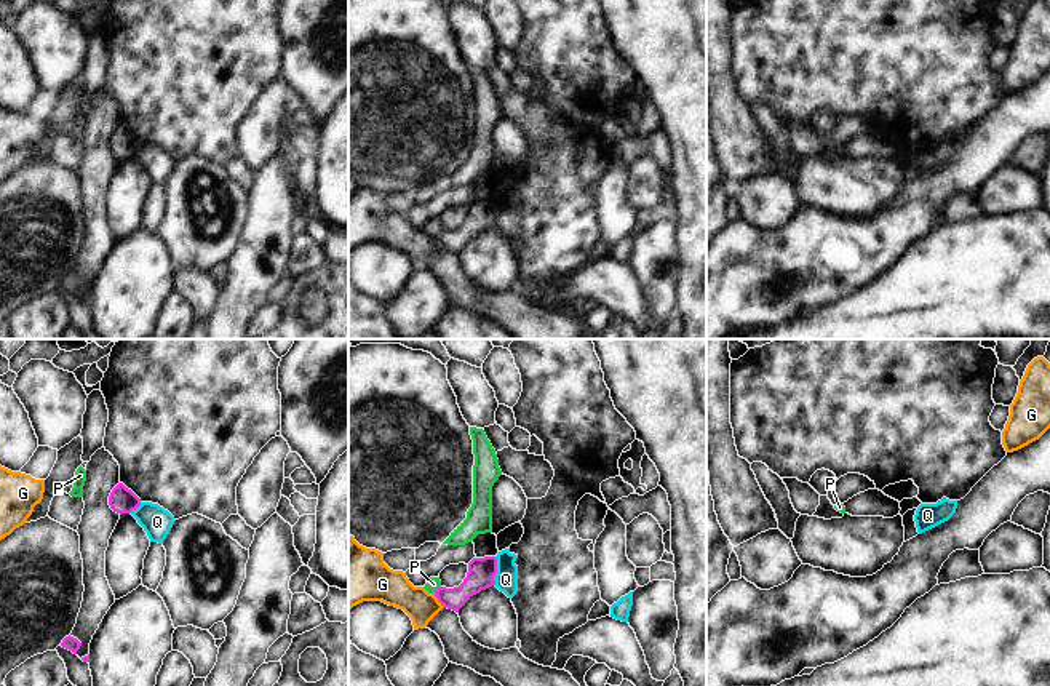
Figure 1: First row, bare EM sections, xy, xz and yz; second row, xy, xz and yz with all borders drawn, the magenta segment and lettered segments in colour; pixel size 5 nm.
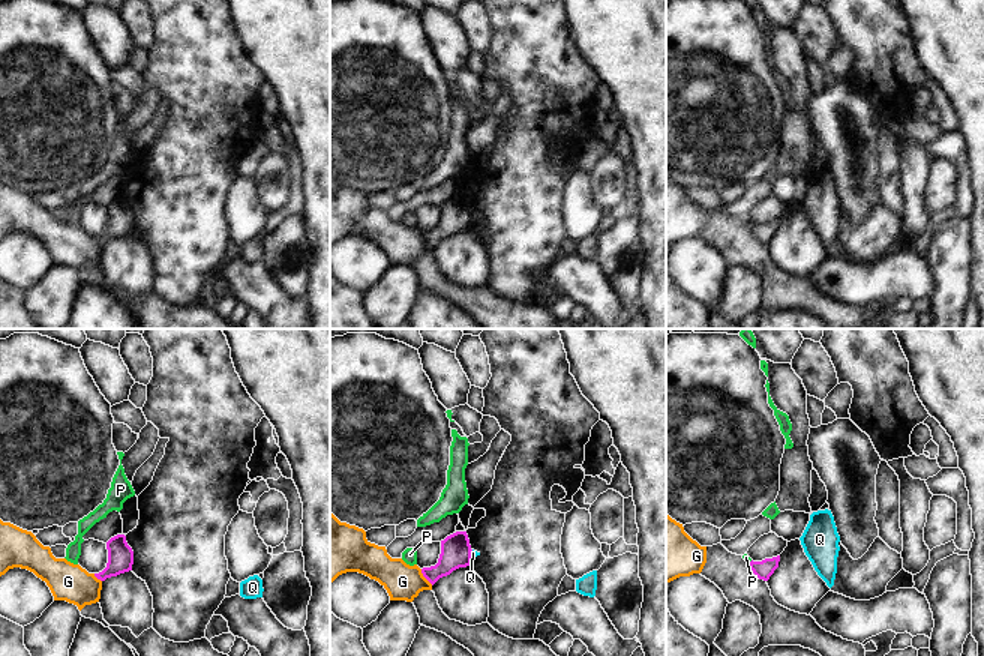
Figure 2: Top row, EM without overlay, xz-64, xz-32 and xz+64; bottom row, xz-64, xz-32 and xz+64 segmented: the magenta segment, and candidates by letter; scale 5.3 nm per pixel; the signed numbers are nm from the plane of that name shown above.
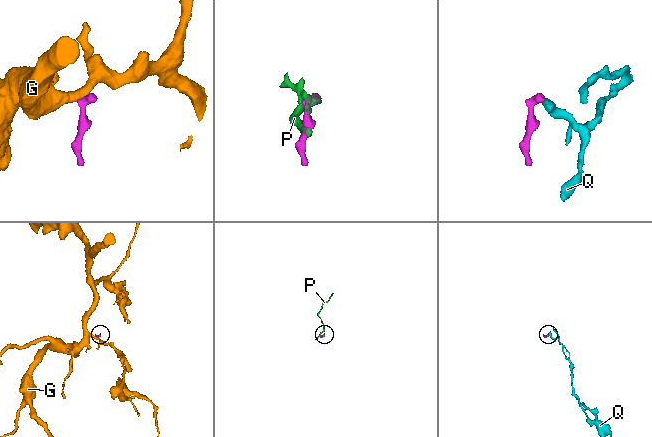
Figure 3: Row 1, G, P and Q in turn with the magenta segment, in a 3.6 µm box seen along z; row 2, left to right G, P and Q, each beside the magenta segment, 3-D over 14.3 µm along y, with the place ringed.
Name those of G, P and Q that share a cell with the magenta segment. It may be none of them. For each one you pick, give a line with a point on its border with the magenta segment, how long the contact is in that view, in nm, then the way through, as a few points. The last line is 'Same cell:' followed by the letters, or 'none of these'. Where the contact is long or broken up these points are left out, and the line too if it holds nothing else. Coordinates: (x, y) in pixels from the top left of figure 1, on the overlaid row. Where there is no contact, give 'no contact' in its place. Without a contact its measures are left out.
P: xz (438, 589) | 50 nm | across xz (481, 571), (461, 594), (438, 589), (433, 584)
Same cell: P

